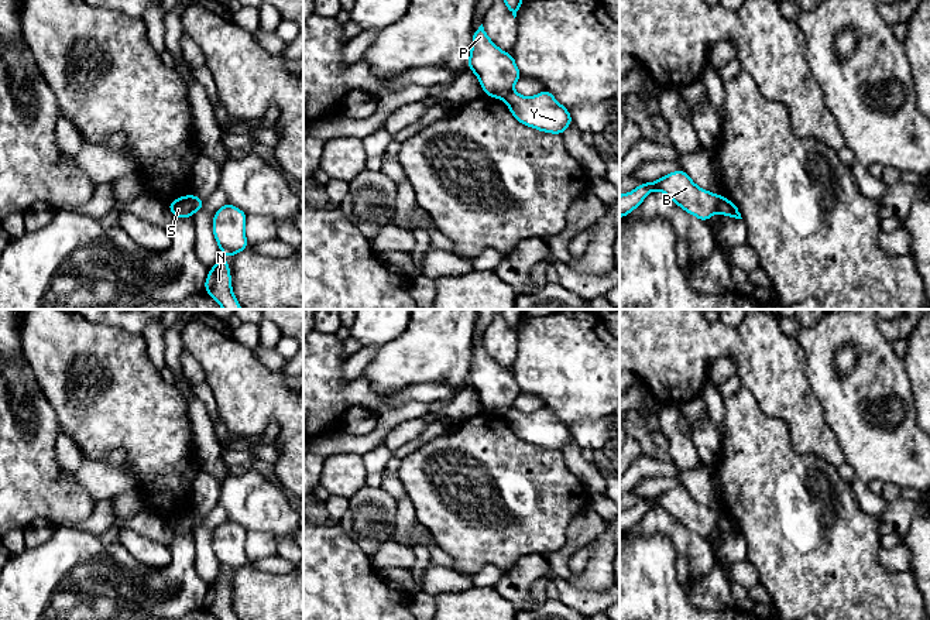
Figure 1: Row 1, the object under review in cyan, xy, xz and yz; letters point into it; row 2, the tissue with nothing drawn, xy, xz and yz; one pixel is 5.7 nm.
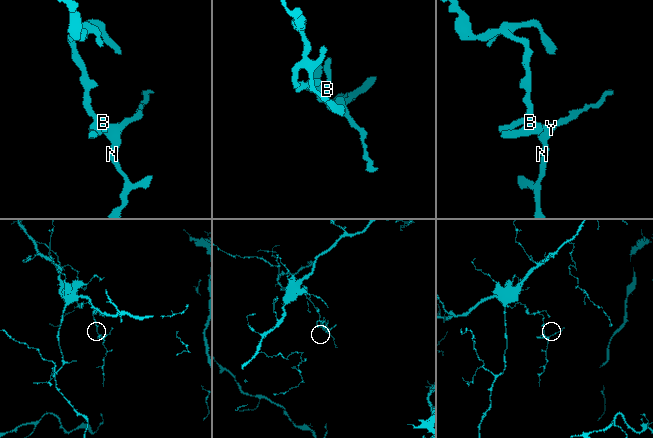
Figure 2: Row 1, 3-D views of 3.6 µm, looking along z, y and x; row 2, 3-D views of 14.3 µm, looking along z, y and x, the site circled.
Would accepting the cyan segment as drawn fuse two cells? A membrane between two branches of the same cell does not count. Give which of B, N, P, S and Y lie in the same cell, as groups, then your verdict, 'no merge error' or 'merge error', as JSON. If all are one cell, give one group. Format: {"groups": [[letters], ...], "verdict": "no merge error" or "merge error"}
{"groups": [["B", "P", "S"], ["N", "Y"]], "verdict": "merge error"}

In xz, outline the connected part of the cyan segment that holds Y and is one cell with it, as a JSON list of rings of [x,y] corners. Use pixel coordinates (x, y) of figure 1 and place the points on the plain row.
[[[546,405],[532,414],[511,408],[504,417],[519,439],[545,449],[563,451],[573,438],[569,427]]]

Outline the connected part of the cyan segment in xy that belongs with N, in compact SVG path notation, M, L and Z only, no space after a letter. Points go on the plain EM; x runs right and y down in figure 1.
M217 578L205 597L206 609L219 620L238 620L231 607L229 578Z

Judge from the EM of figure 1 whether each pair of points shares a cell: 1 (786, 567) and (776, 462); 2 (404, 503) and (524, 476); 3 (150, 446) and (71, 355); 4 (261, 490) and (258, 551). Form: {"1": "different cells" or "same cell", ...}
{"1": "same cell", "2": "different cells", "3": "same cell", "4": "different cells"}

